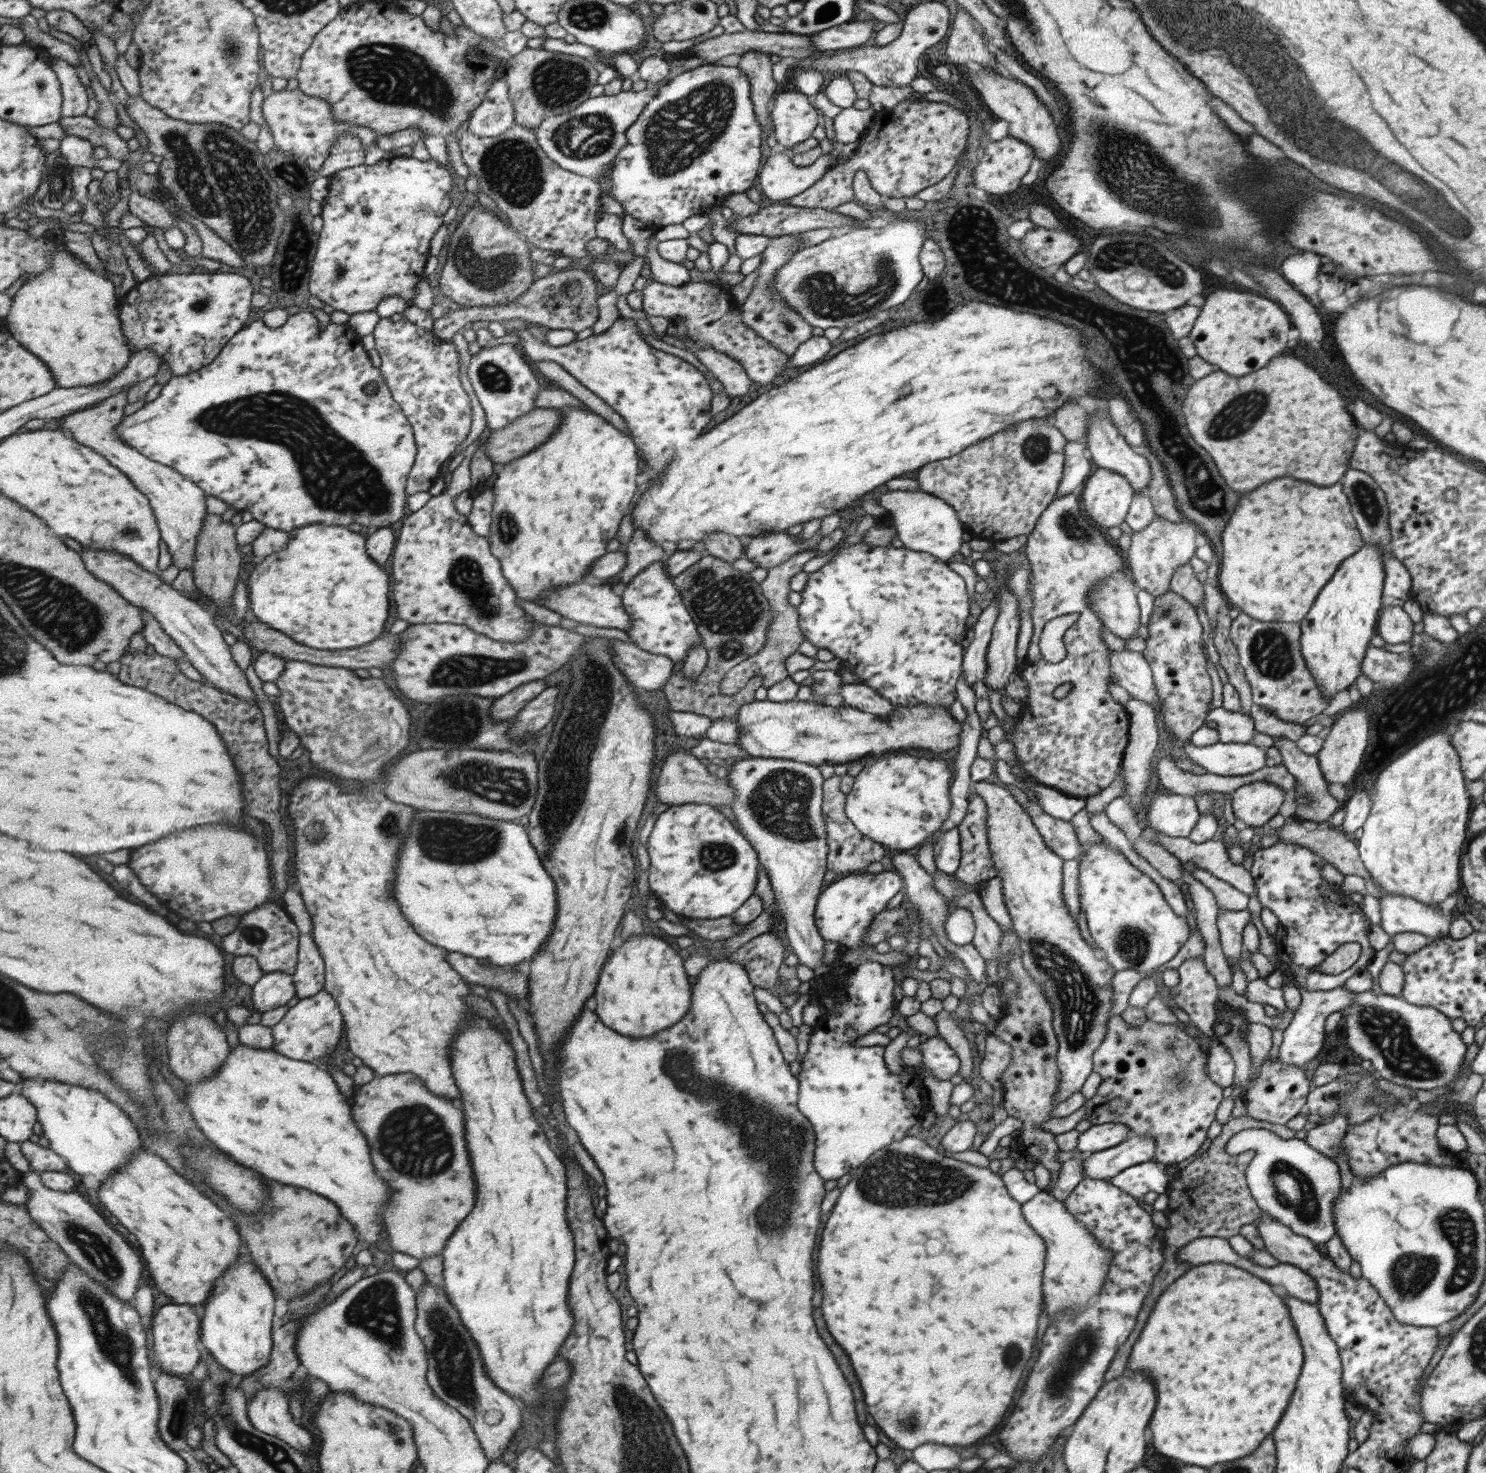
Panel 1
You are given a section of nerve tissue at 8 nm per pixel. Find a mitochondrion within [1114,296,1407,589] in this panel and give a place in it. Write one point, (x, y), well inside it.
(1207, 497)

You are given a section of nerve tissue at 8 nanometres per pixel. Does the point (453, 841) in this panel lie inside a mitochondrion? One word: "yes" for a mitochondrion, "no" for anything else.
yes

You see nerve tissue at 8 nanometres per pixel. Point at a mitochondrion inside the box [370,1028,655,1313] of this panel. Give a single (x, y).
(408, 1120)

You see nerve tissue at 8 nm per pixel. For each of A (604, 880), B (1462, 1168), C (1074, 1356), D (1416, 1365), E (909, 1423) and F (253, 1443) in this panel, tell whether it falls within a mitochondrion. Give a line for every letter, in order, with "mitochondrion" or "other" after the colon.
A: other
B: other
C: mitochondrion
D: other
E: mitochondrion
F: mitochondrion

